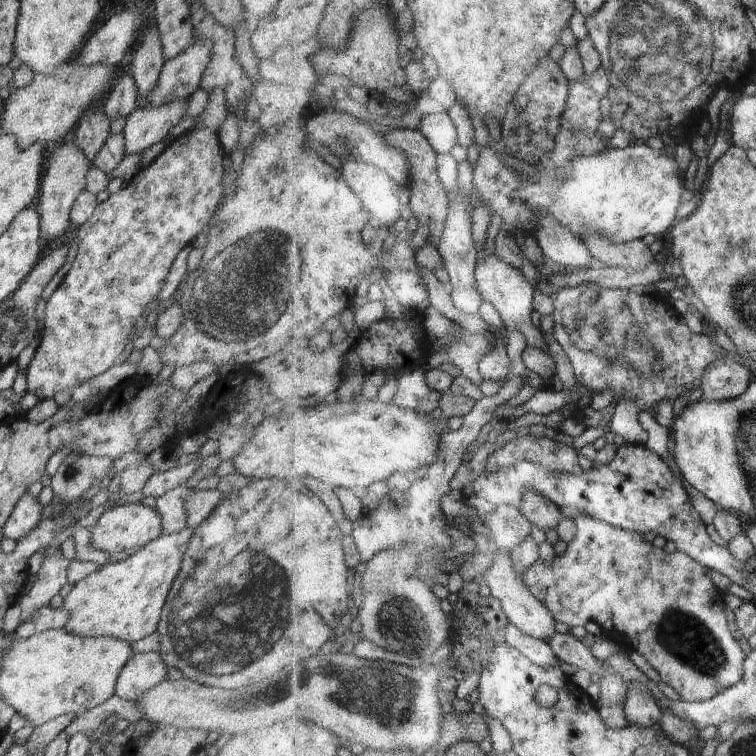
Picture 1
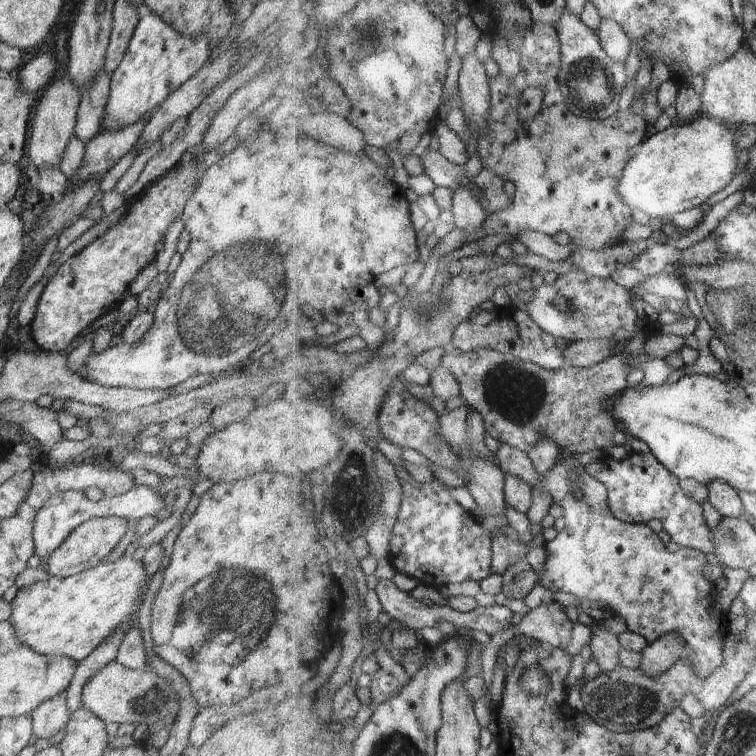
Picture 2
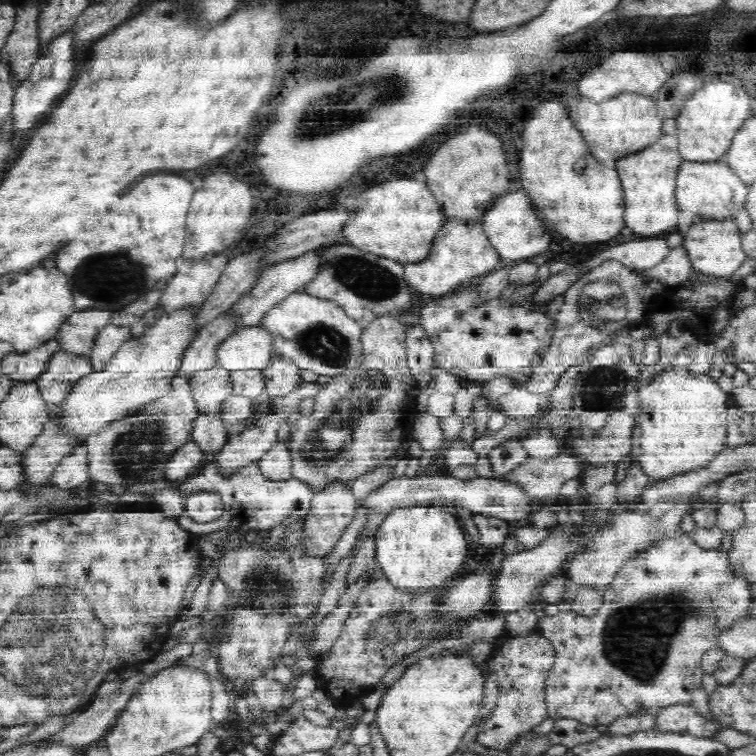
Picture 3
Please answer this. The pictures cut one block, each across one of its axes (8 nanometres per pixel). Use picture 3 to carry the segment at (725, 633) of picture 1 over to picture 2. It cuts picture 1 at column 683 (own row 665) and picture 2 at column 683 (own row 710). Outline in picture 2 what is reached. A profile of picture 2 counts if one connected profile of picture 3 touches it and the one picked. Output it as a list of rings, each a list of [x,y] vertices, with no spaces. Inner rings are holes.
[[[504,443],[498,450],[497,462],[507,472],[524,477],[532,486],[540,484],[548,488],[555,502],[564,508],[568,524],[558,536],[546,543],[549,552],[547,573],[540,584],[548,592],[564,591],[575,594],[581,599],[590,599],[608,603],[622,615],[628,628],[642,635],[648,643],[655,643],[659,638],[670,633],[680,633],[685,638],[686,657],[690,658],[699,674],[699,678],[708,678],[724,662],[724,639],[726,639],[731,616],[714,614],[714,604],[718,590],[704,574],[704,568],[713,558],[694,547],[682,547],[677,553],[668,550],[662,538],[645,524],[627,523],[620,520],[611,509],[609,488],[596,475],[580,476],[578,461],[571,455],[563,455],[559,463],[545,476],[540,477],[530,455],[520,448]],[[575,486],[584,487],[585,496],[578,498]]]

